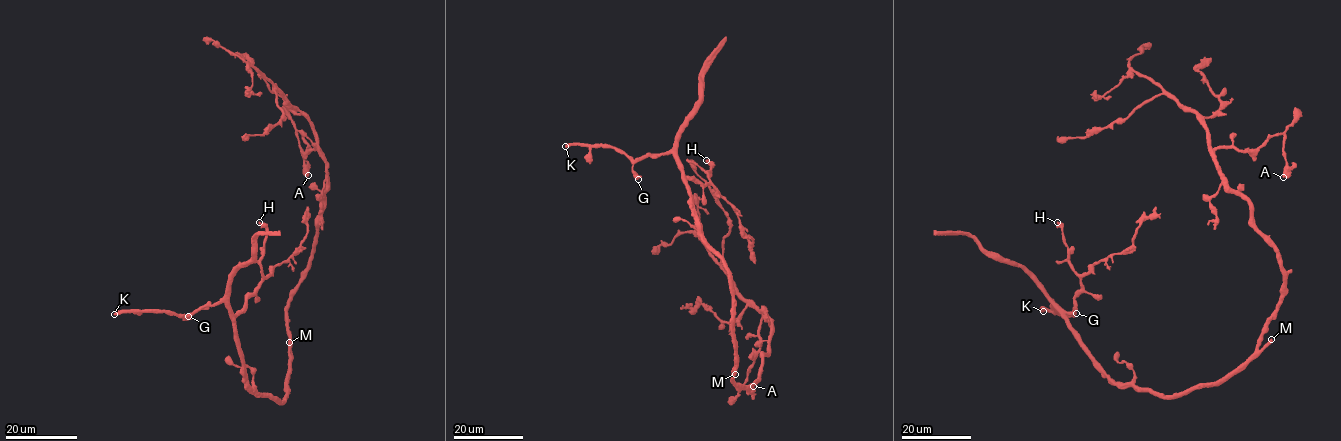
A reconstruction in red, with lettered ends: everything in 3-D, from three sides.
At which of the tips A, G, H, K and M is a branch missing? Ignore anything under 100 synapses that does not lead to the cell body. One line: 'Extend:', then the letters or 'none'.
Extend: K, M

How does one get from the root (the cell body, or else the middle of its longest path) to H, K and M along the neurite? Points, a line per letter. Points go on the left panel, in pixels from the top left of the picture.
H: (288, 338), (288, 394), (278, 402), (247, 383), (233, 318), (263, 276), (266, 229), (259, 222)
K: (288, 338), (288, 394), (278, 402), (247, 383), (234, 316), (223, 302), (185, 316), (114, 314)
M: (288, 338), (290, 355), (289, 342)

